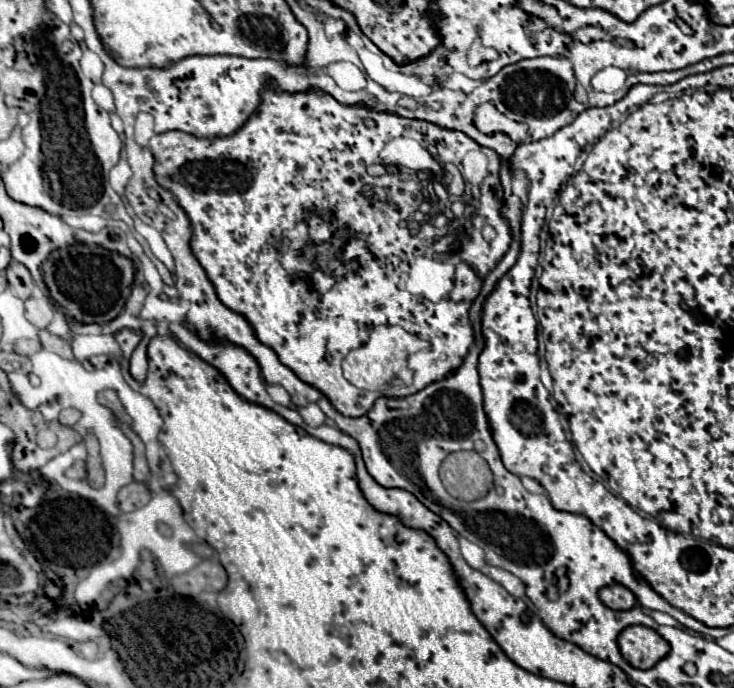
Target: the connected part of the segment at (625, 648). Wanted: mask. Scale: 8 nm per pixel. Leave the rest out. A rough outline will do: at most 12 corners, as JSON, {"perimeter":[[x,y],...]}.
{"perimeter":[[627,627],[621,655],[637,669],[655,667],[671,651],[655,629]]}

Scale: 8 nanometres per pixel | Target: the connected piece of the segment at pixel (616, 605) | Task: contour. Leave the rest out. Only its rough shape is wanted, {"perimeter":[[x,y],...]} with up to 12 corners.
{"perimeter":[[609,585],[599,599],[617,611],[633,609],[637,597],[623,585]]}

